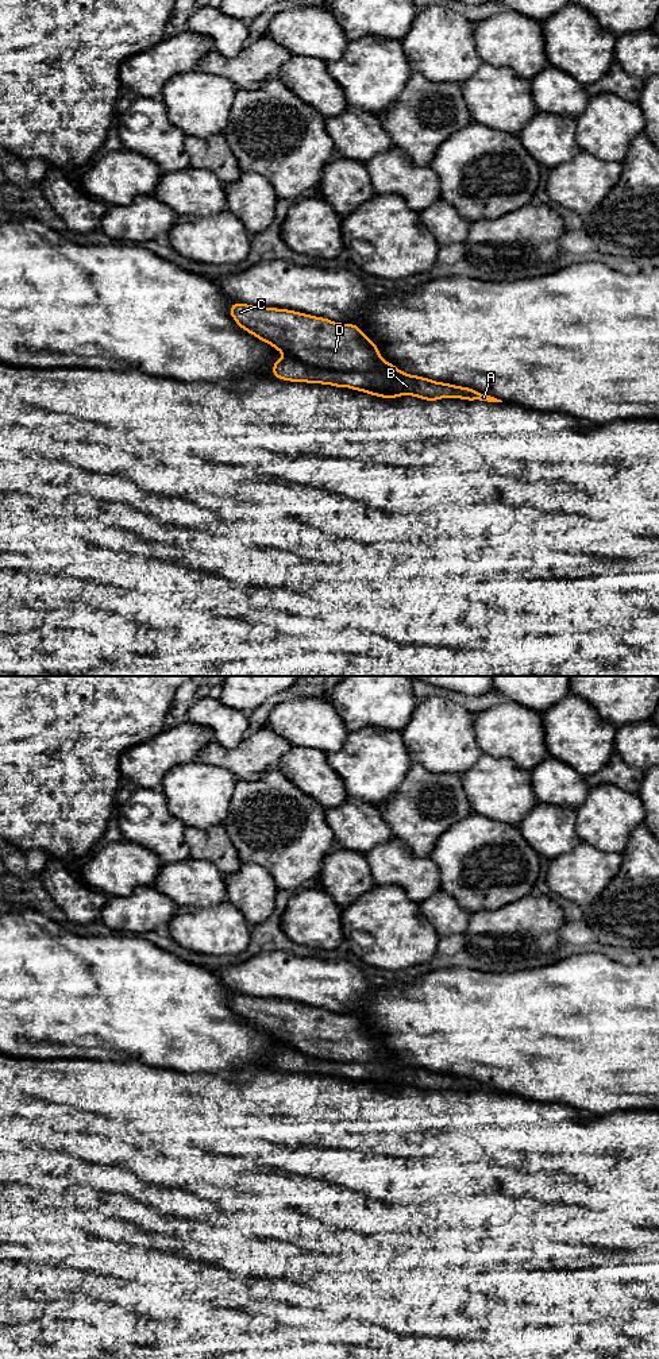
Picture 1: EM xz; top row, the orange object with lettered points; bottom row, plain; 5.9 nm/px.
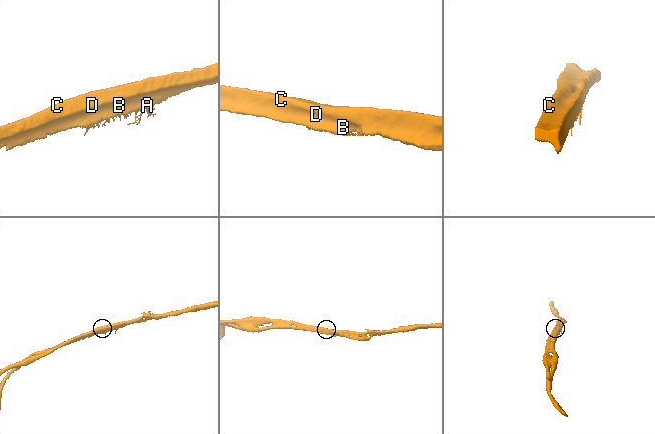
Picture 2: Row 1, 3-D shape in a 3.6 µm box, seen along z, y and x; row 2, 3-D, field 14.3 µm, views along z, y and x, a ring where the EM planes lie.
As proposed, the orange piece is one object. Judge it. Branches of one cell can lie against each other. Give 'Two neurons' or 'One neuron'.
Two neurons

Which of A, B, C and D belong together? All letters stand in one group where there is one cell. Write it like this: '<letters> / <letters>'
A B / C D

